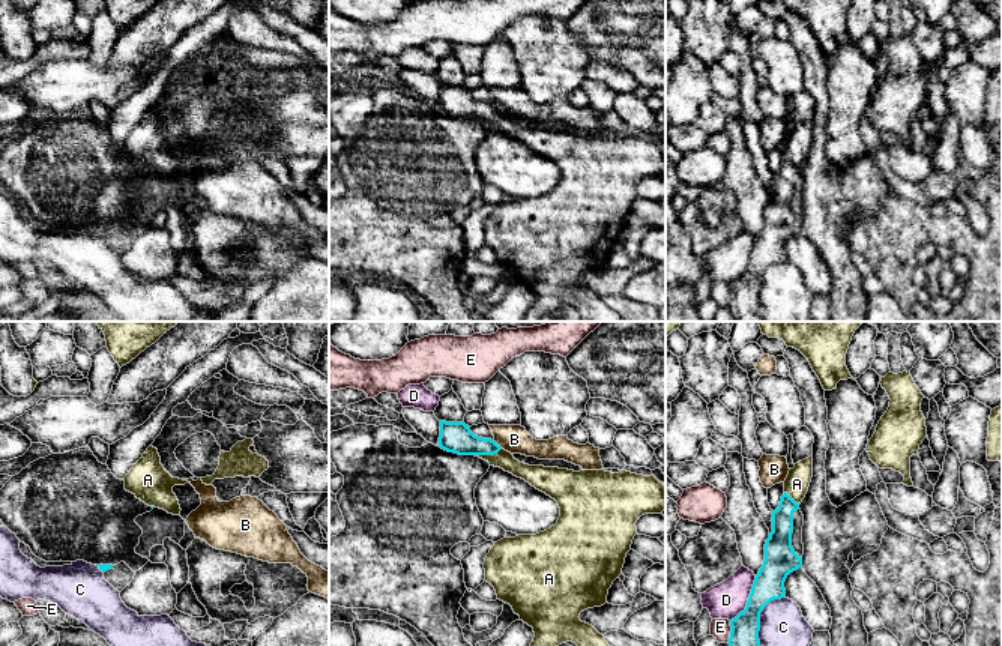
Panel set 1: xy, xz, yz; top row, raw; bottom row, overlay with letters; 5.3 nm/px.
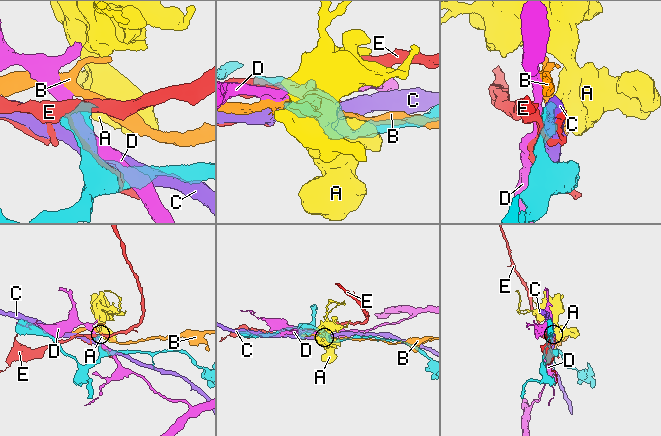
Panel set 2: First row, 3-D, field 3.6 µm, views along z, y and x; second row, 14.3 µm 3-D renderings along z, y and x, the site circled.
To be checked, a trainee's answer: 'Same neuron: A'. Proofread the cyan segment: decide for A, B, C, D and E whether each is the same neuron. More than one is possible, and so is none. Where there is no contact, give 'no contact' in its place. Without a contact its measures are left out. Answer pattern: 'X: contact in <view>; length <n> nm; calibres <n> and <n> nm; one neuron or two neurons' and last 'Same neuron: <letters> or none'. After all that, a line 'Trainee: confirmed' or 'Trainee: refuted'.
A: contact in xz; length 150 nm; calibres 160 and 100 nm; one neuron
B: contact in xz; length 70 nm; calibres 160 and 150 nm; two neurons
C: contact in yz; length 300 nm; calibres 160 and 240 nm; two neurons
D: contact in yz; length 280 nm; calibres 160 and 190 nm; two neurons
E: contact in yz; length 120 nm; calibres 150 and 110 nm; two neurons
Same neuron: A
Trainee: confirmed

